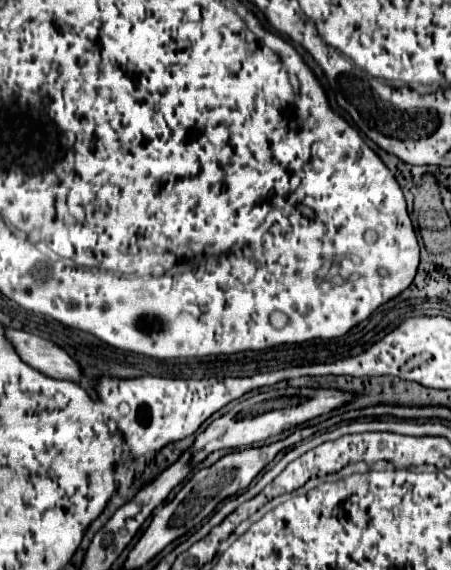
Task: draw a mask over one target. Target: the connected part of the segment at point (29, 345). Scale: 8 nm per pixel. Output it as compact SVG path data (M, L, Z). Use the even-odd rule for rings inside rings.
M5 328L5 336L13 344L19 358L25 364L29 364L31 368L35 368L51 378L73 380L73 382L79 380L79 376L81 376L79 364L57 344L43 340L35 334L29 334L23 330L13 330L13 328Z

